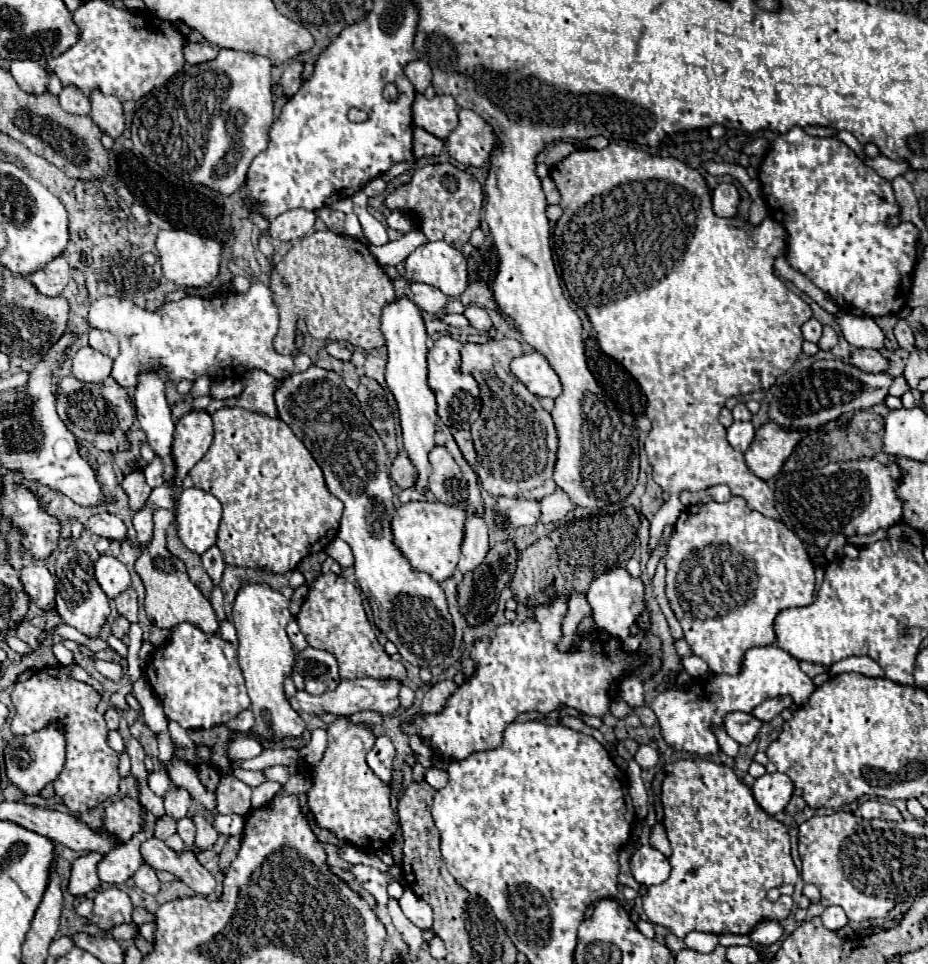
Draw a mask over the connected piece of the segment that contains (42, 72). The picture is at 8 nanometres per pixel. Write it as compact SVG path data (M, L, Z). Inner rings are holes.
M12 60L10 72L18 86L30 94L42 94L48 86L48 70L36 60Z

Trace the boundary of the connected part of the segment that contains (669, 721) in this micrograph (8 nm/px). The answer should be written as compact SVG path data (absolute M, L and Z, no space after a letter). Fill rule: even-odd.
M776 644L758 646L748 650L744 656L744 666L736 676L714 676L710 680L696 678L688 690L666 690L662 692L650 708L658 716L658 724L662 730L662 738L674 750L686 750L692 754L714 754L718 750L718 742L710 730L712 724L722 724L728 712L752 712L768 698L776 696L790 696L796 706L808 702L810 694L814 692L812 680L800 670L800 664L794 656L786 650L778 648Z

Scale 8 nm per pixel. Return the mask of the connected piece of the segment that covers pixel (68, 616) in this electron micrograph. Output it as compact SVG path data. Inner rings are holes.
M68 546L56 556L56 612L64 624L74 626L86 636L96 636L110 614L108 596L102 592L94 578L94 562L76 546Z

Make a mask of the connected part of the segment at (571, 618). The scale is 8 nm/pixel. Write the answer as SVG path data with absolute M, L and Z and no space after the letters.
M582 592L572 594L570 596L570 608L568 608L568 614L566 614L564 626L562 626L562 634L564 634L564 638L560 642L560 648L562 650L572 648L572 644L578 638L576 628L582 622L582 618L586 618L586 616L592 616L592 608L590 608L590 604L586 600L586 594L582 594Z

